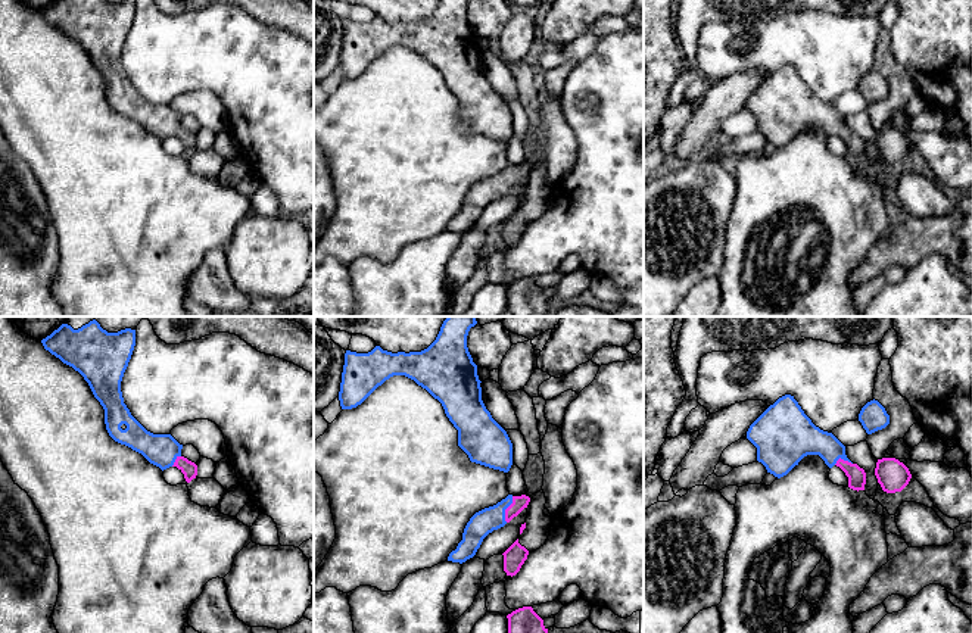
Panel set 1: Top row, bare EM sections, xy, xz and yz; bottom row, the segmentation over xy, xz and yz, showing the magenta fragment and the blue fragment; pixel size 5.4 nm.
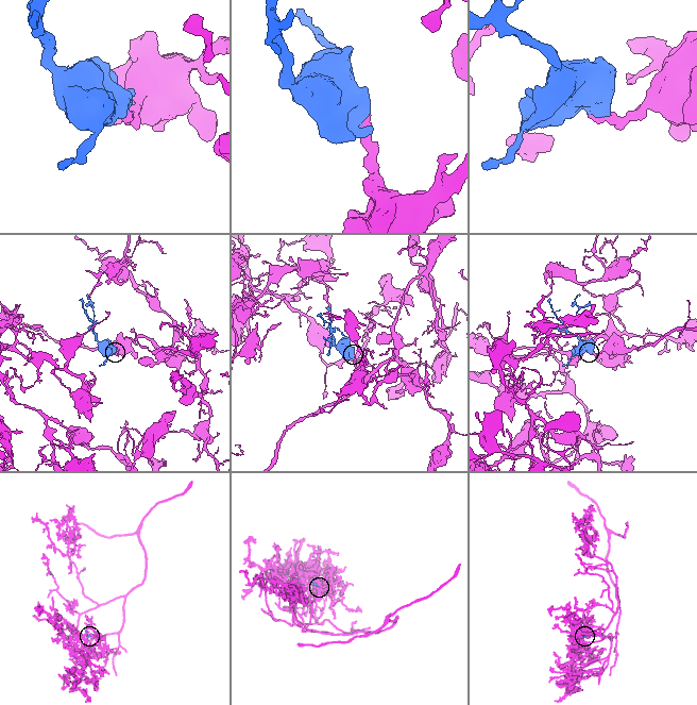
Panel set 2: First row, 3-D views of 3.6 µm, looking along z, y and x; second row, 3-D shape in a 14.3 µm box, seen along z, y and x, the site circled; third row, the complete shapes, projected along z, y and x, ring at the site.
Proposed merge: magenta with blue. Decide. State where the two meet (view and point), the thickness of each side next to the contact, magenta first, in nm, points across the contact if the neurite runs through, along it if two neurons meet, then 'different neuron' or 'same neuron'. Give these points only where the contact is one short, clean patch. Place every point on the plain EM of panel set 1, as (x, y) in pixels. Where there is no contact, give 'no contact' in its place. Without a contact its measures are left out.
xz (505, 180) | 80/140 nm | across xz (519, 172), (505, 180), (485, 192) | same neuron

